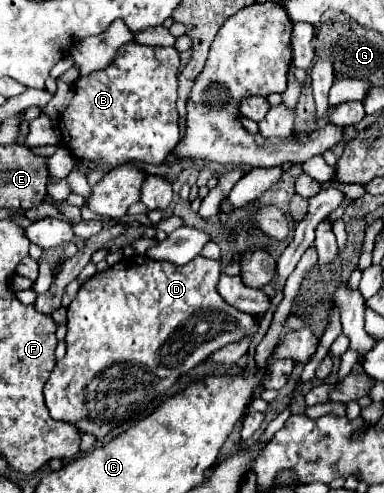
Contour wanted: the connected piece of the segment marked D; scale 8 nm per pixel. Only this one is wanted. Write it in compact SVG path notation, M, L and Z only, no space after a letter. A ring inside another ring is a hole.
M132 255L114 267L90 277L68 307L66 355L50 373L44 385L44 399L50 415L56 421L66 421L78 427L80 433L90 433L104 439L112 429L126 423L146 391L170 389L182 375L204 363L214 351L242 341L254 339L260 329L260 317L242 313L218 295L218 281L222 275L220 261L194 257L188 265L170 265L166 261L152 261L146 255Z

